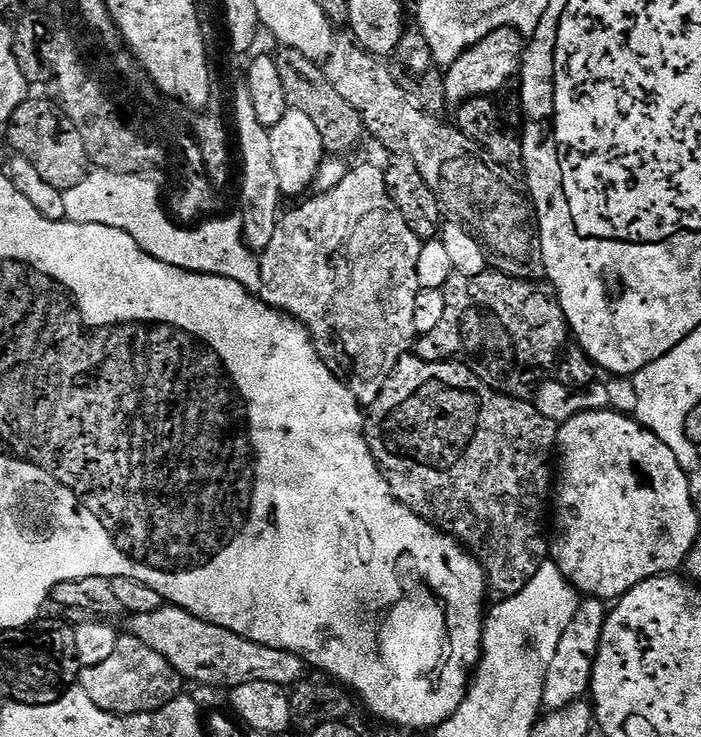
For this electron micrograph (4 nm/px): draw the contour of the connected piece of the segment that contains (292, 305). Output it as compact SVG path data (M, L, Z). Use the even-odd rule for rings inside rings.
M360 164L357 168L349 167L345 171L342 180L336 186L325 192L317 191L315 195L310 197L305 204L298 205L293 212L285 211L280 219L277 220L274 238L270 238L270 246L266 246L266 250L259 253L258 256L260 262L258 295L271 308L278 309L279 312L284 313L285 317L304 325L313 341L319 342L321 345L323 345L322 343L336 343L337 350L342 355L349 356L352 359L352 373L346 376L346 383L356 399L356 403L361 406L367 406L376 401L376 396L382 390L384 381L392 373L392 367L405 351L404 343L408 339L411 341L417 335L414 330L414 302L416 301L416 293L418 291L415 280L415 264L422 241L416 237L414 230L410 230L410 226L406 226L406 218L402 218L402 214L394 206L394 202L386 190L384 173L379 167L376 169L372 164Z

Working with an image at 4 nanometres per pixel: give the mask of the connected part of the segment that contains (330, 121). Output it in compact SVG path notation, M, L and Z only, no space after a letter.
M281 47L280 53L275 53L278 78L282 78L282 90L286 94L286 102L289 108L302 110L314 121L314 127L318 134L322 134L322 142L325 149L332 154L340 154L343 148L348 148L351 144L356 144L360 140L360 135L365 135L364 123L360 120L360 114L346 98L338 98L334 86L330 86L323 75L311 76L300 63L305 63L306 57L293 48Z

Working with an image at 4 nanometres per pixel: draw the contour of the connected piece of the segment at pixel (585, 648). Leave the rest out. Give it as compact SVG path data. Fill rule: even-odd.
M584 598L579 601L574 618L571 619L570 626L567 626L566 630L563 631L562 638L559 639L558 650L555 651L550 668L546 673L543 702L545 709L565 709L579 701L589 691L592 683L592 667L598 654L605 615L605 601L591 598Z

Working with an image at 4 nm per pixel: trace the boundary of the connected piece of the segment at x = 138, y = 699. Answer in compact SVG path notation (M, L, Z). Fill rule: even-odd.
M131 634L121 635L118 646L114 646L114 654L106 658L106 662L98 662L98 666L80 668L79 687L86 690L90 702L102 710L112 712L116 716L137 716L143 712L157 712L176 696L181 695L182 678L158 650L150 650L146 642Z

